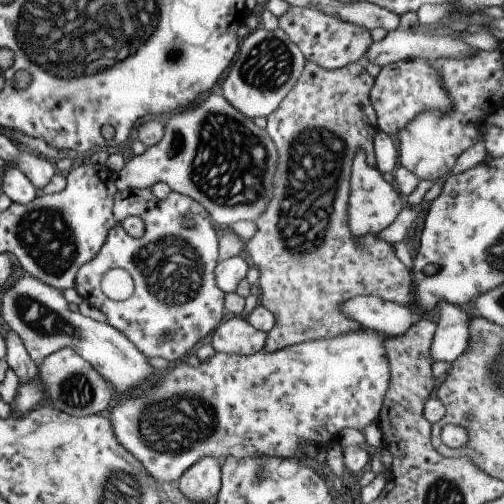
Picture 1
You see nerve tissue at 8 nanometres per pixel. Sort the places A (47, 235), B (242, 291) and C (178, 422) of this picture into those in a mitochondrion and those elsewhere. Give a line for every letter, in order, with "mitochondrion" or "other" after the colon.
A: mitochondrion
B: other
C: mitochondrion

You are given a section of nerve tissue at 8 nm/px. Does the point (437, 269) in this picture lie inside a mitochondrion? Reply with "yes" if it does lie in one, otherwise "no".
no

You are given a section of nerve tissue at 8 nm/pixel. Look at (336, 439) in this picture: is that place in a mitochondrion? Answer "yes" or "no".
no

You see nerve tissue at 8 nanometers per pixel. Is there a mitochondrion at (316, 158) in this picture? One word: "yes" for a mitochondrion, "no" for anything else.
yes

